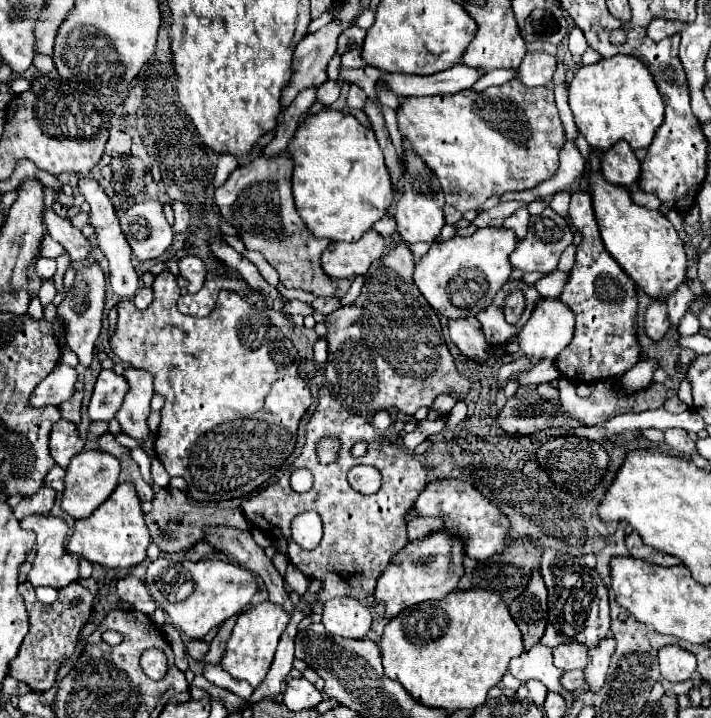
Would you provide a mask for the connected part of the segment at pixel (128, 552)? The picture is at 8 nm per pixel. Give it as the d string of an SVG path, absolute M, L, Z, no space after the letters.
M119 484L113 494L87 518L75 522L73 536L69 538L67 552L89 562L97 562L109 568L131 568L147 558L147 546L151 544L149 530L143 522L141 502L133 490L133 484Z

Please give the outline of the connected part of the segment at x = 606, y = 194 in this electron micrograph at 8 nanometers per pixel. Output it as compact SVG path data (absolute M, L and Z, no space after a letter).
M593 150L587 162L589 194L607 252L649 296L665 300L667 294L671 294L681 282L685 282L687 256L677 230L659 210L649 210L645 206L635 204L627 188L613 186L611 182L605 182L601 178L601 152Z

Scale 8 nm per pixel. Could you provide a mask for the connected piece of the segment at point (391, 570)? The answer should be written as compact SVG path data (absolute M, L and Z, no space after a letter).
M447 530L429 534L419 540L411 540L401 552L393 556L375 586L375 600L385 604L383 618L391 620L401 610L421 604L425 600L443 600L455 590L459 578L463 576L463 544L457 536L449 536Z

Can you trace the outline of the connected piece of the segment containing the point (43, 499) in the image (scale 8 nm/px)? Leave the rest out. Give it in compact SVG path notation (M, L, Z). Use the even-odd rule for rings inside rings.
M41 486L41 490L37 490L37 494L31 494L31 498L23 498L17 506L15 506L15 516L21 520L27 514L49 514L55 502L55 490L51 486Z

